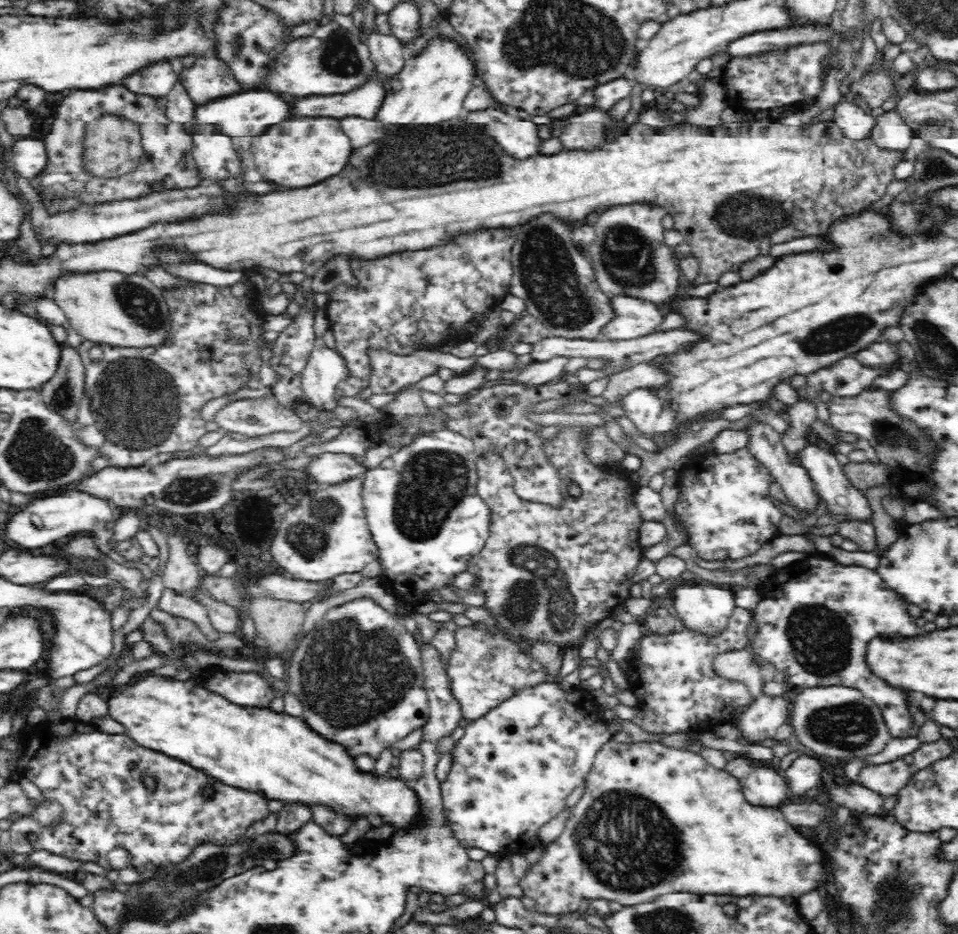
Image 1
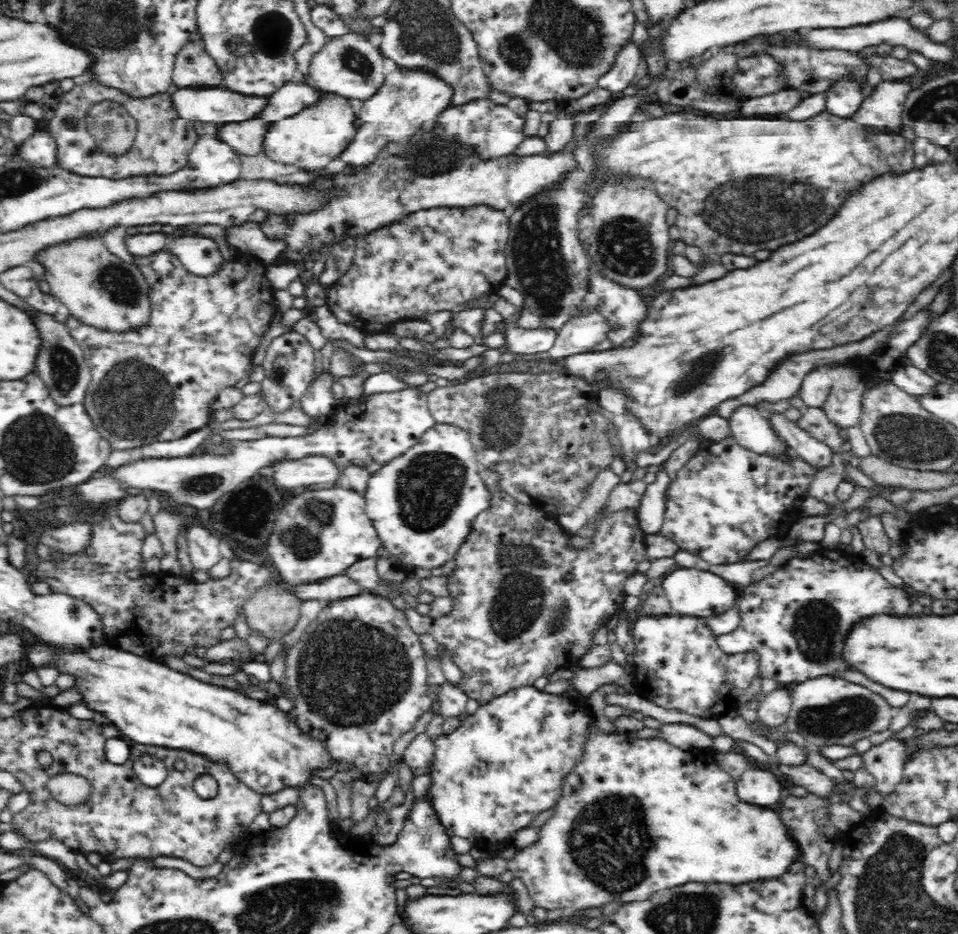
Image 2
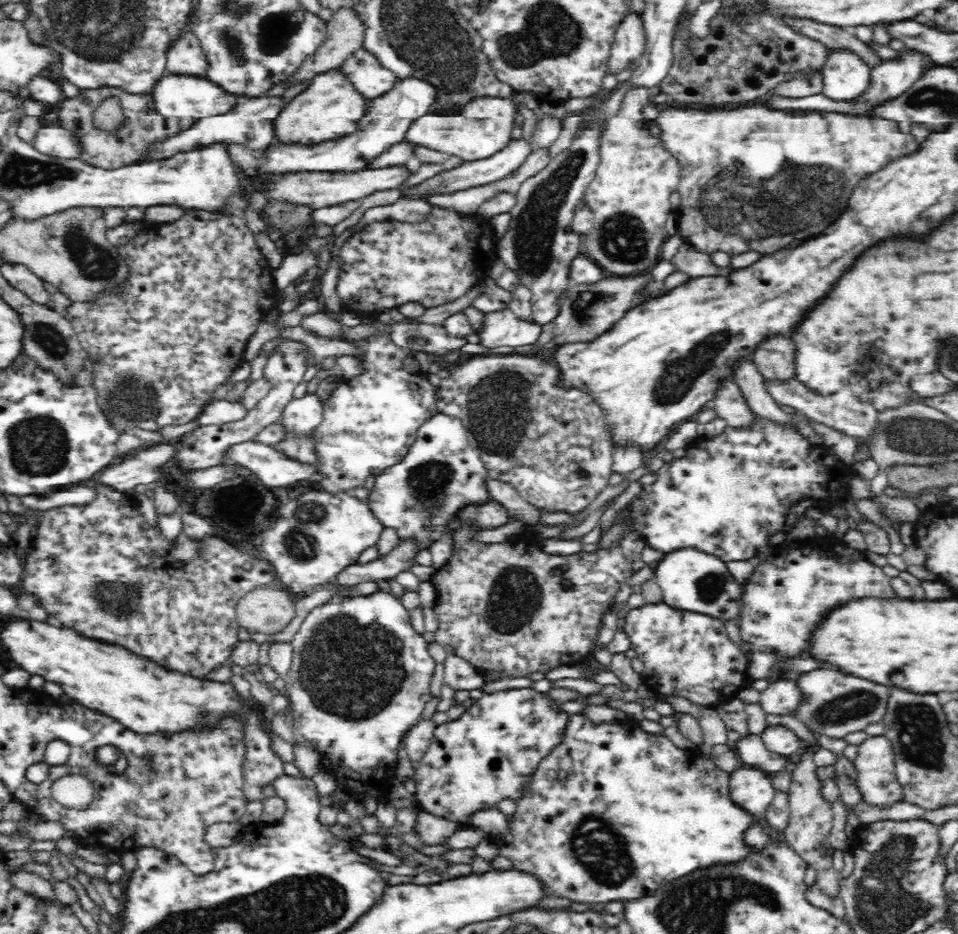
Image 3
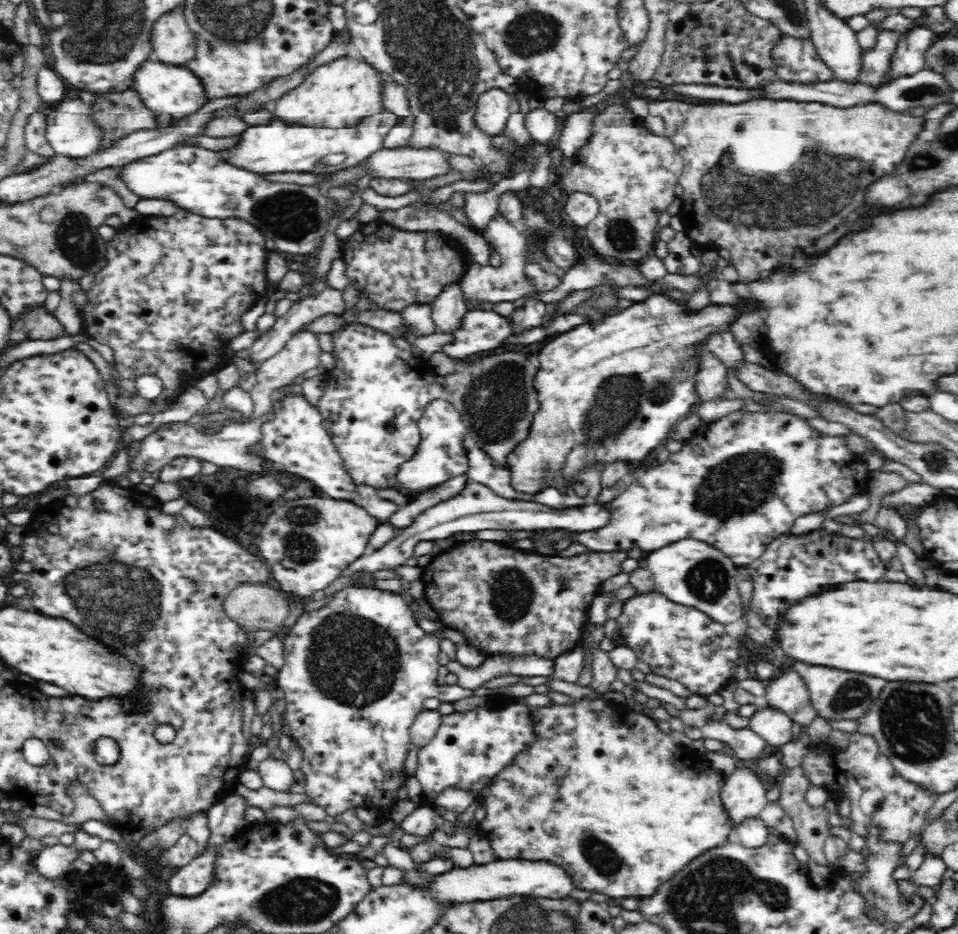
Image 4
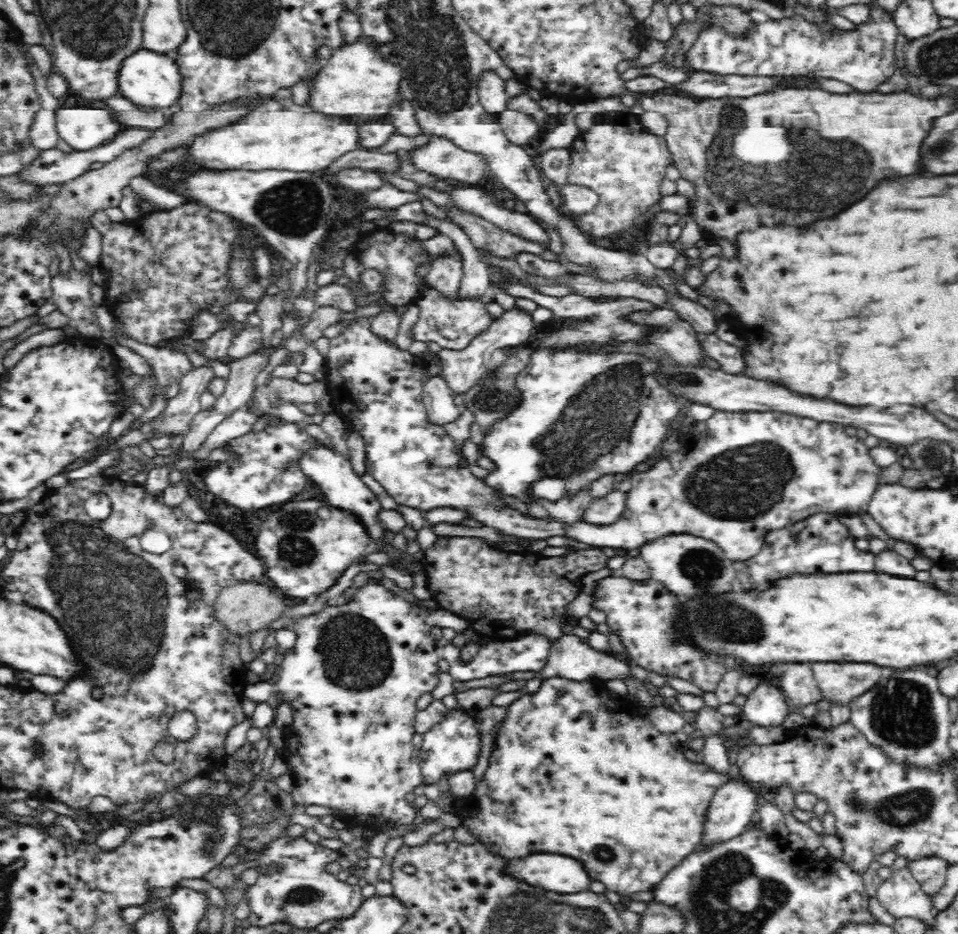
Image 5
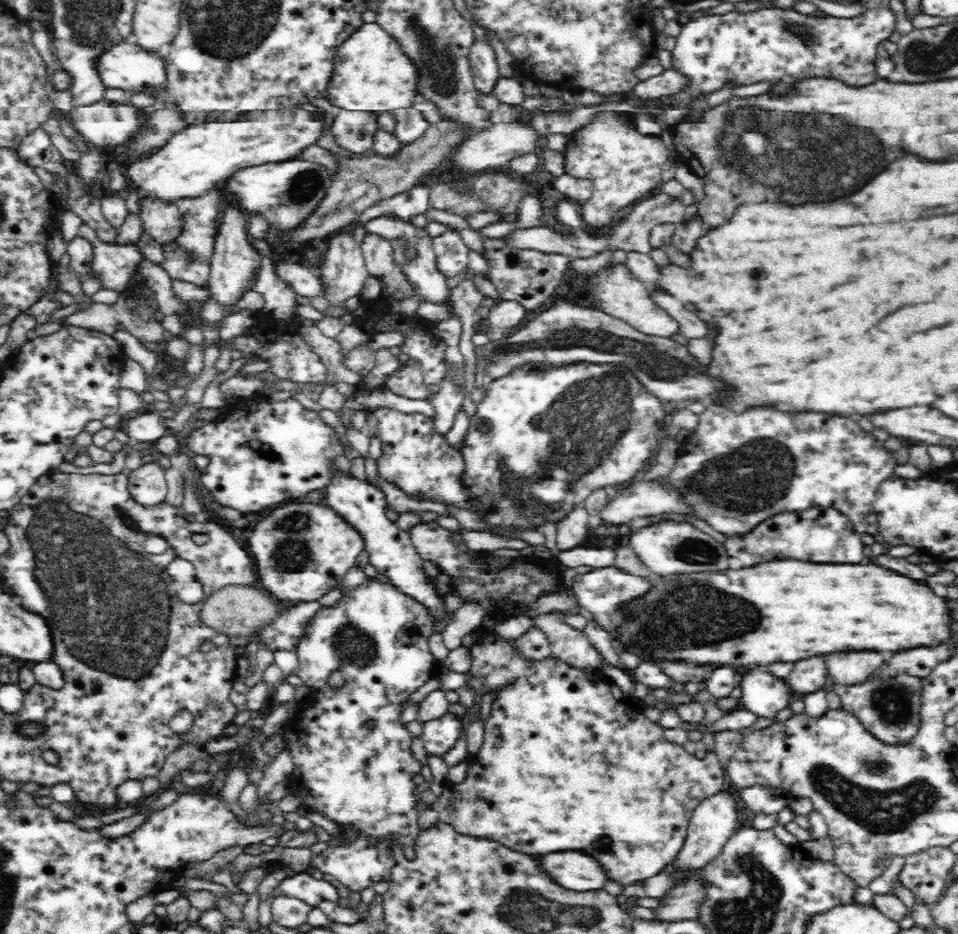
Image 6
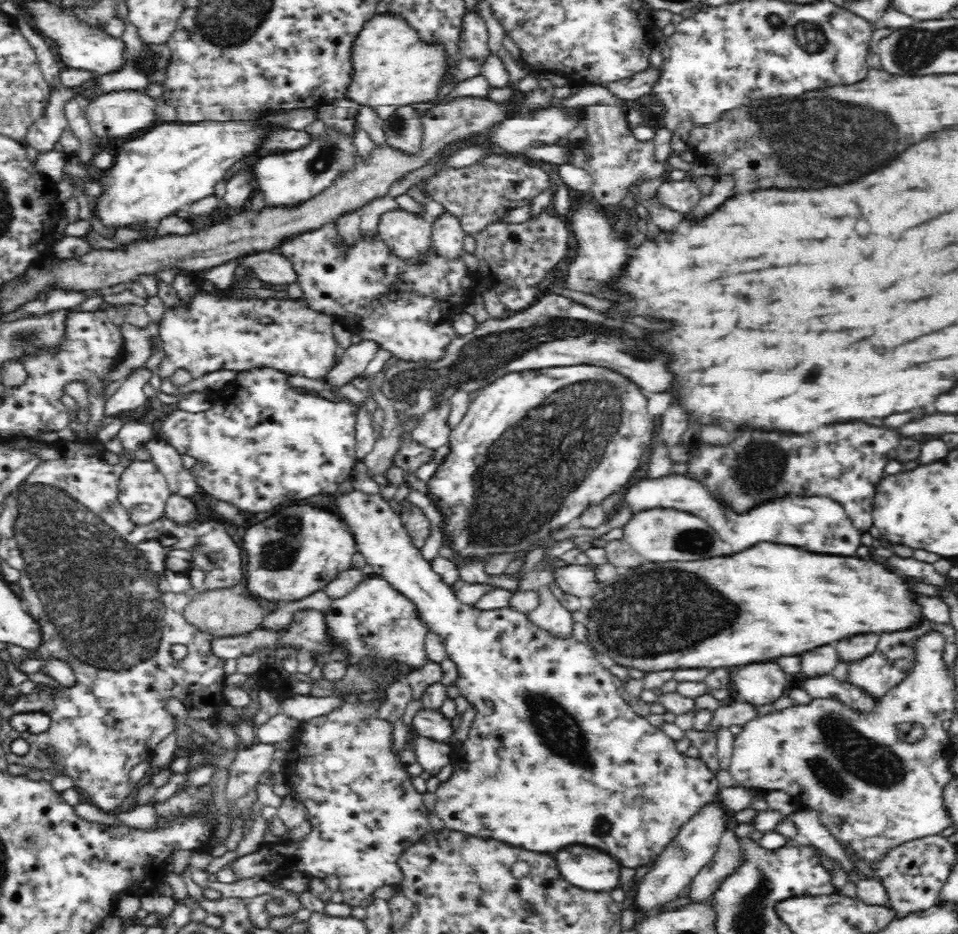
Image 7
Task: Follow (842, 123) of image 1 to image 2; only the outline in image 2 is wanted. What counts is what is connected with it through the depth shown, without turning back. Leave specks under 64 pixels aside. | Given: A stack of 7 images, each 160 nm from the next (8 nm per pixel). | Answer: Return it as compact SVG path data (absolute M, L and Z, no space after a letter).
M848 73L830 84L825 92L825 109L842 117L850 117L862 102L862 94L867 82L861 84L854 73Z

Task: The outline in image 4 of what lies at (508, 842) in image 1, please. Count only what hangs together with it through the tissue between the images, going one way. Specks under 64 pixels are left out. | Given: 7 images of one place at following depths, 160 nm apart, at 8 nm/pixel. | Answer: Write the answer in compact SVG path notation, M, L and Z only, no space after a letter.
M500 693L491 694L485 706L444 716L437 733L417 752L415 777L424 791L423 806L434 806L434 796L448 786L473 790L479 797L493 776L533 739L529 722L532 709L519 698Z

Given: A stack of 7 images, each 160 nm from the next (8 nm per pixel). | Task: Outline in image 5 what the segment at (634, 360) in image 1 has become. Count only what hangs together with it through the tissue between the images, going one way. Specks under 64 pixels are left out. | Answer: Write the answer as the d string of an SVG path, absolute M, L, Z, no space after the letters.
M430 286L422 289L419 295L414 301L419 307L419 319L410 331L410 338L414 341L436 342L441 348L462 350L470 344L478 331L484 330L493 321L484 303L447 298L438 289Z

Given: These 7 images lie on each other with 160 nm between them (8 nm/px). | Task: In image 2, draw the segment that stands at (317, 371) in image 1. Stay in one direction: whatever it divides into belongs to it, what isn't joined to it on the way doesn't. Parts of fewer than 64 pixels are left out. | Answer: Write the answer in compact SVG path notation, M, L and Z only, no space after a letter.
M322 372L300 397L300 404L306 416L318 420L322 416L330 416L336 408L338 401L332 394L332 384L336 378L331 374Z

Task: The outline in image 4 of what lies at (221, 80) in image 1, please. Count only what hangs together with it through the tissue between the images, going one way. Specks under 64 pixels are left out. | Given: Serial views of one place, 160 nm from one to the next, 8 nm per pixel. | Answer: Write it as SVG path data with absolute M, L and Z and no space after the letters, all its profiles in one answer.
M182 6L156 18L150 32L150 46L152 57L165 63L184 66L188 59L194 58L196 38L188 27Z

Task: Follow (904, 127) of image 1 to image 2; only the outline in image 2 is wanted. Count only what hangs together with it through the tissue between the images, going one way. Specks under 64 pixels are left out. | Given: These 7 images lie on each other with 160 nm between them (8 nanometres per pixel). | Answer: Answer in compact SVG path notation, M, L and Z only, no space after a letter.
M914 76L905 77L882 80L866 98L863 98L851 116L856 124L900 134L903 104L914 83Z

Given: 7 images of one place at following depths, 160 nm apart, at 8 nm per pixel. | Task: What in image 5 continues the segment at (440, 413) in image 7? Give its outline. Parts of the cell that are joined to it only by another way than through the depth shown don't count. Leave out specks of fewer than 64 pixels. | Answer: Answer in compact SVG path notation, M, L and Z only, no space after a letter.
M517 308L505 311L500 318L493 321L472 338L470 344L462 350L450 350L441 348L438 352L440 356L441 374L447 380L447 385L452 396L466 395L488 372L489 360L496 349L518 346L526 342L534 328L534 321L531 314L522 312Z

